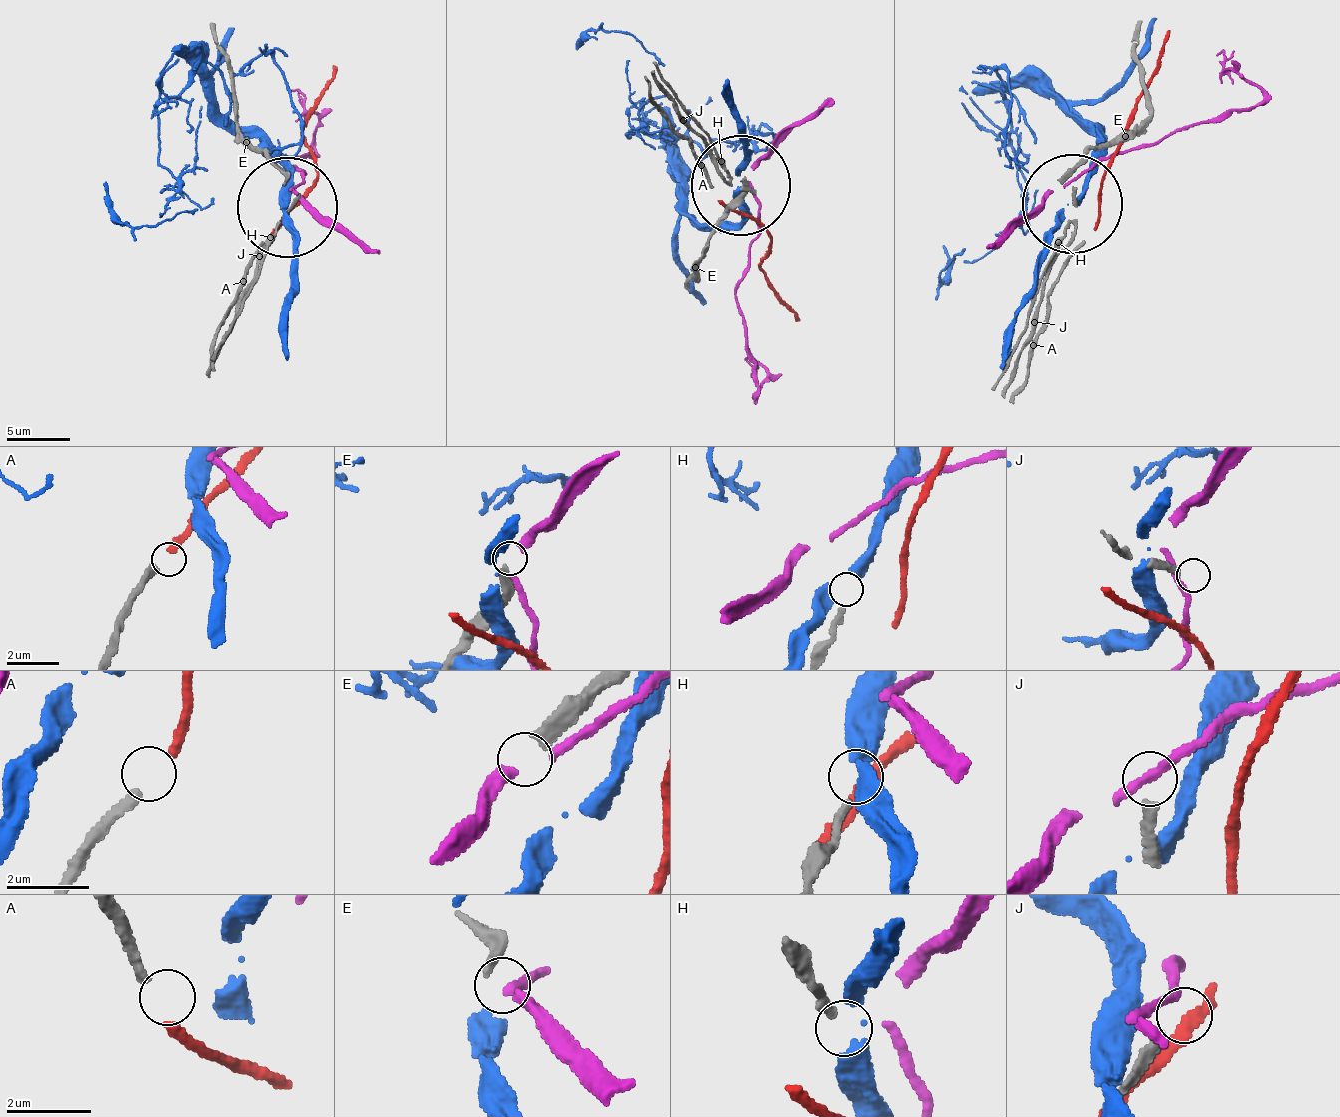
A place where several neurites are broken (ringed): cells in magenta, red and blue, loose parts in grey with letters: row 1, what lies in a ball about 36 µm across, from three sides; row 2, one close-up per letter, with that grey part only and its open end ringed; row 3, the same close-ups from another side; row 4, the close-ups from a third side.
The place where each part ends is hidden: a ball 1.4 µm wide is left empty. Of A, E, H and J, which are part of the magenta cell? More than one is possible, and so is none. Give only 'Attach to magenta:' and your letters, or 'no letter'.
Attach to magenta: E

